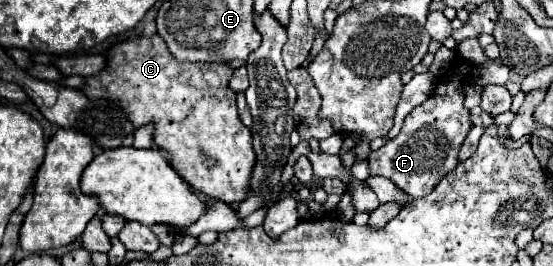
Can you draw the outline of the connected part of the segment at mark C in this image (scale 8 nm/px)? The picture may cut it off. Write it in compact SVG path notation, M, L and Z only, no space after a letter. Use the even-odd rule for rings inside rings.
M159 34L151 38L125 40L115 44L107 58L107 68L95 76L89 76L83 92L91 98L105 98L117 102L129 114L135 128L153 122L155 124L155 144L169 152L171 166L185 178L197 192L223 200L225 204L239 204L247 198L247 184L251 182L251 168L255 168L255 150L251 148L251 130L241 122L235 104L235 92L229 88L229 78L233 68L227 64L207 64L207 62L183 62L179 64L167 50Z

